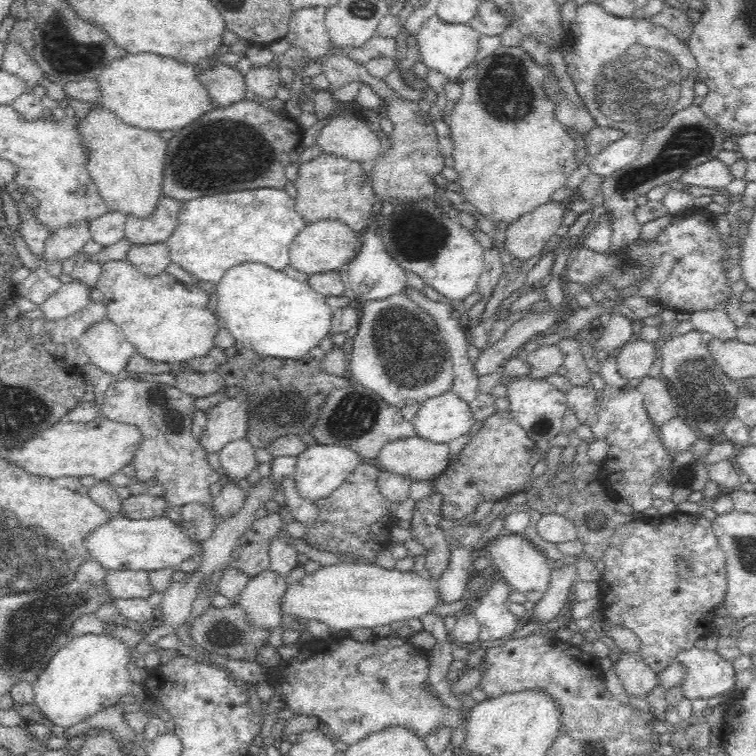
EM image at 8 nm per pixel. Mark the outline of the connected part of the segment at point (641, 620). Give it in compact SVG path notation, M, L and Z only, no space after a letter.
M676 512L658 519L642 518L620 526L604 552L606 564L599 581L600 612L606 625L630 630L640 644L641 656L657 673L675 662L684 650L694 648L698 639L711 633L712 616L725 600L727 569L725 554L714 533L712 522L704 516Z

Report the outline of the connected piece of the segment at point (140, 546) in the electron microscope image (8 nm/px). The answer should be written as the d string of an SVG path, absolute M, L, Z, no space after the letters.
M124 516L110 517L108 524L102 524L102 528L98 528L86 538L84 547L88 549L92 560L106 571L125 569L152 572L164 568L178 571L185 560L193 559L198 564L202 556L200 544L193 542L165 516L150 520L131 520Z

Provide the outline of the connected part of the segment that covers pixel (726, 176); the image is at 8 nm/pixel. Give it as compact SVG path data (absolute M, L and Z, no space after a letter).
M714 158L706 164L688 168L679 179L684 186L700 186L700 188L726 188L733 181L729 168L719 159Z

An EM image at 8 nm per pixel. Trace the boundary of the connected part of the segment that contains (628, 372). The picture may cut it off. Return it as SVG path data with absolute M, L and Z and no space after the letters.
M634 336L618 352L616 362L618 373L626 380L652 376L651 366L656 360L654 342Z

